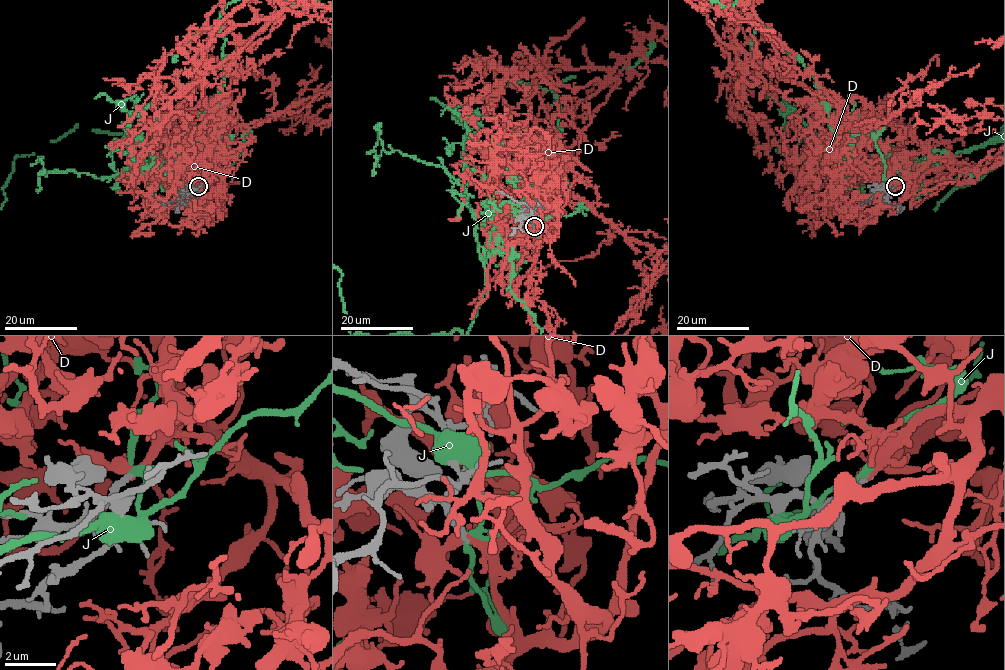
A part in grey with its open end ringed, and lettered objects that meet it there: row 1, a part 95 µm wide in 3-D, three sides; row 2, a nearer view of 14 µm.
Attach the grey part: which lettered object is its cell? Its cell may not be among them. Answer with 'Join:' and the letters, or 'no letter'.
Join: D

